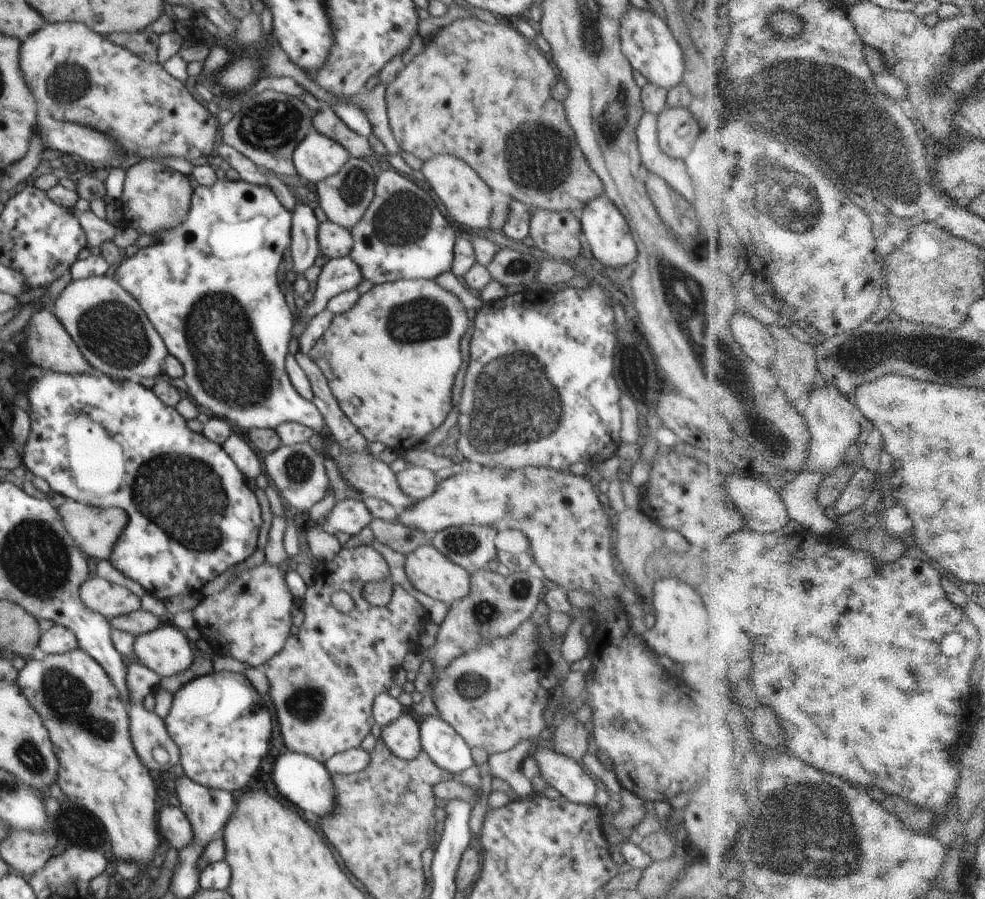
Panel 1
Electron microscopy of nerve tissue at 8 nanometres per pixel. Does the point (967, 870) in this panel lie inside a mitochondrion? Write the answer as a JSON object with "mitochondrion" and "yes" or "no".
{"mitochondrion":"no"}

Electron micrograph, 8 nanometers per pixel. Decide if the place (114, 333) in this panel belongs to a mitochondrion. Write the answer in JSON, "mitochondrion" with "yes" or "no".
{"mitochondrion":"yes"}

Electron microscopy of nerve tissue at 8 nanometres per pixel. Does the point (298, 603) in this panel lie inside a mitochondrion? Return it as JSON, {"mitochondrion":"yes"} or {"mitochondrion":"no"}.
{"mitochondrion":"no"}

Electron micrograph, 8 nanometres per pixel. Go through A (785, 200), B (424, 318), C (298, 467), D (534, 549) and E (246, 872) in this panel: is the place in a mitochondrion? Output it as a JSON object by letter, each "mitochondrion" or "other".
{"A":"mitochondrion","B":"mitochondrion","C":"mitochondrion","D":"other","E":"other"}

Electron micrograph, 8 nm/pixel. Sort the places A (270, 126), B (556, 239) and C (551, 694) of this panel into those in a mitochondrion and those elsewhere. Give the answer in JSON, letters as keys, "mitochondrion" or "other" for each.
{"A":"mitochondrion","B":"other","C":"other"}

